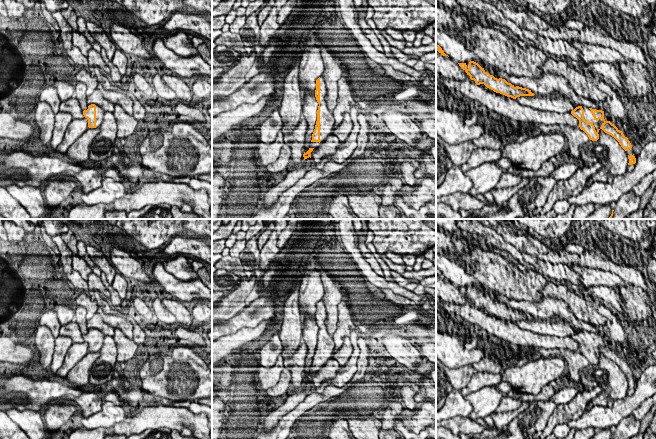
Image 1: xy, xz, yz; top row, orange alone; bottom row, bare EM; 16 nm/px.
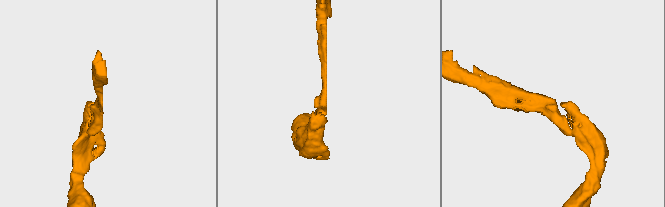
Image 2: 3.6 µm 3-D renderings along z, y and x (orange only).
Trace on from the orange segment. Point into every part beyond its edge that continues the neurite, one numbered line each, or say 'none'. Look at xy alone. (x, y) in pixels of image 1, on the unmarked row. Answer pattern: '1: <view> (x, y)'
1: xy (100, 336)

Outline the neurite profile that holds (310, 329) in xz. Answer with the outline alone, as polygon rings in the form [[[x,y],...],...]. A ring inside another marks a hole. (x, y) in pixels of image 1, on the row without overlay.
[[[305,315],[303,320],[302,340],[307,346],[307,356],[305,359],[305,366],[307,367],[310,367],[312,364],[312,358],[317,345],[318,330],[319,328],[316,324],[315,318],[311,315]]]

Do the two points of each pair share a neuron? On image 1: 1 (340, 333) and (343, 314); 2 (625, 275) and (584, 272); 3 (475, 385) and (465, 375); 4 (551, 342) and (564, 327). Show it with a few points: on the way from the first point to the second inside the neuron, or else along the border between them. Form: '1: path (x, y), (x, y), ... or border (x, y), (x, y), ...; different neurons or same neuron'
1: path (343, 328), (343, 319); same neuron
2: border (595, 268), (613, 272), (624, 282); different neurons
3: border (477, 371), (472, 375), (470, 381), (459, 389); different neurons
4: border (533, 331), (539, 334), (570, 336); different neurons

